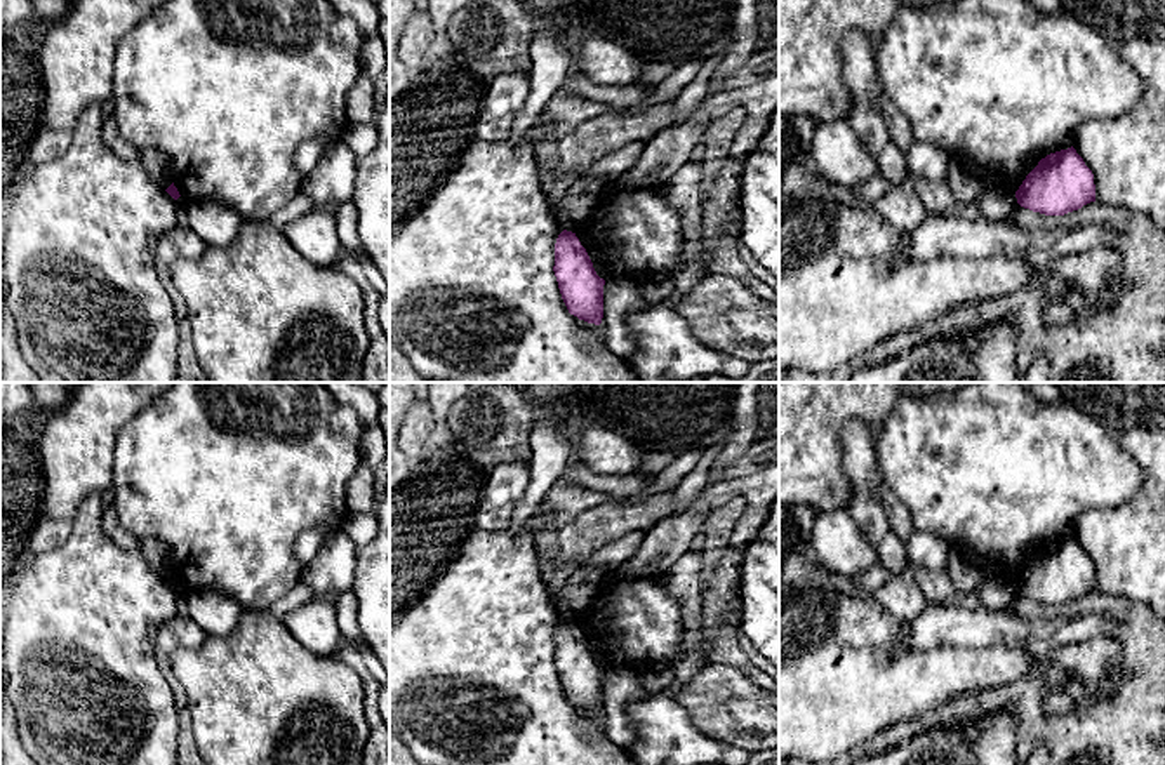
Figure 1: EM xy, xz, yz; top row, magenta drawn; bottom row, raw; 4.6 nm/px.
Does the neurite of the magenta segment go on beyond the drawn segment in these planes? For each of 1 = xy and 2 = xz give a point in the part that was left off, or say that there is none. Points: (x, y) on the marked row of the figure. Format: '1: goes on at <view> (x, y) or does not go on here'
1: does not go on here
2: does not go on here

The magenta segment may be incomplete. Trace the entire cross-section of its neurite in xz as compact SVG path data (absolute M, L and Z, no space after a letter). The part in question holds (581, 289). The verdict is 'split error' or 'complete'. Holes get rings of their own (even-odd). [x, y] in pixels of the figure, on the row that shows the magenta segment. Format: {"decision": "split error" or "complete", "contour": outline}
{"decision": "complete", "contour": "M563 230L555 243L553 266L562 299L570 315L600 325L603 318L603 285L576 233Z"}

